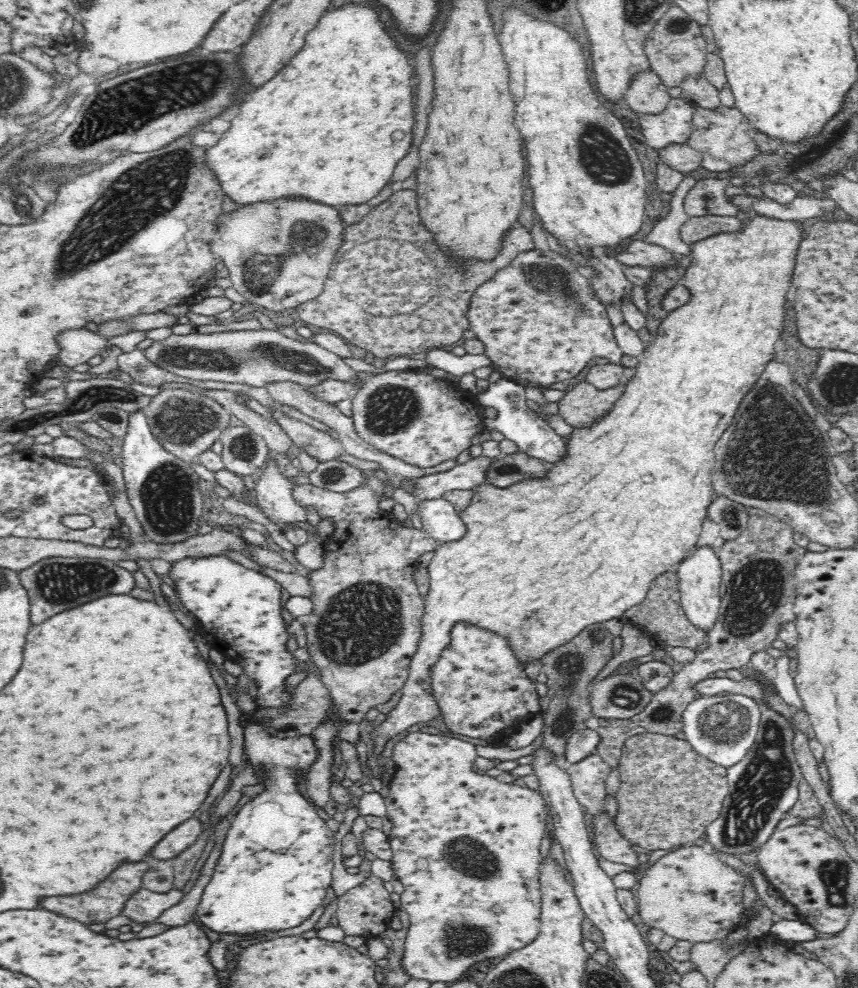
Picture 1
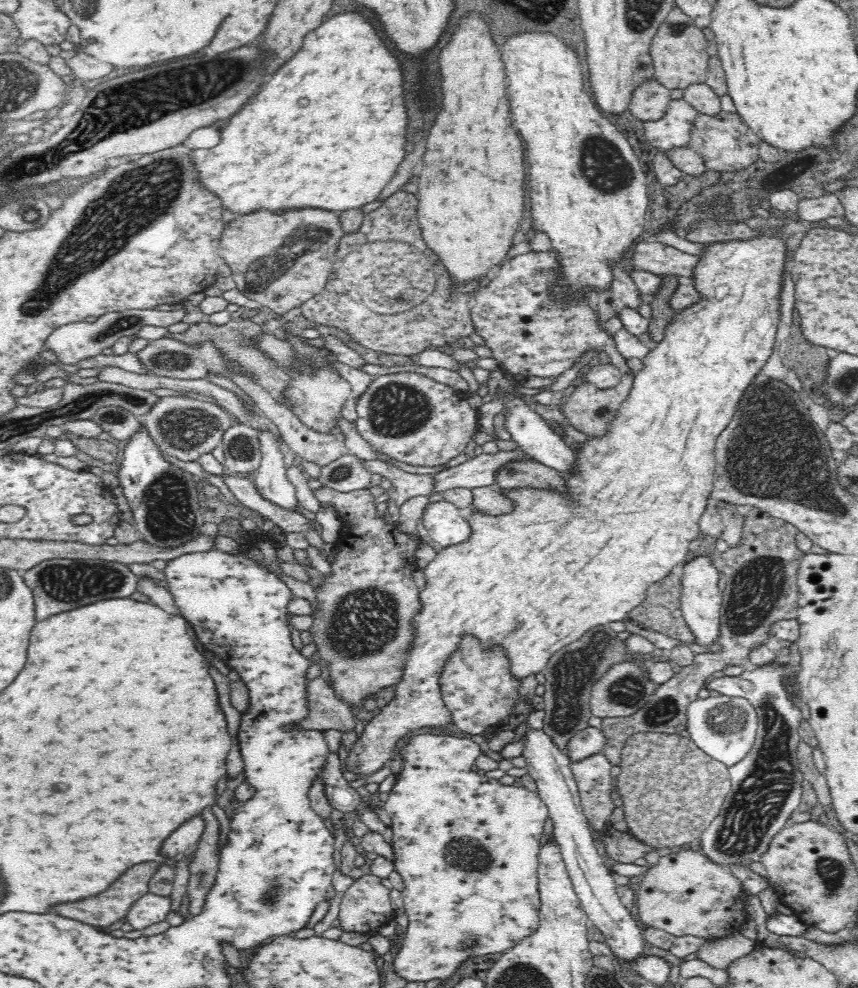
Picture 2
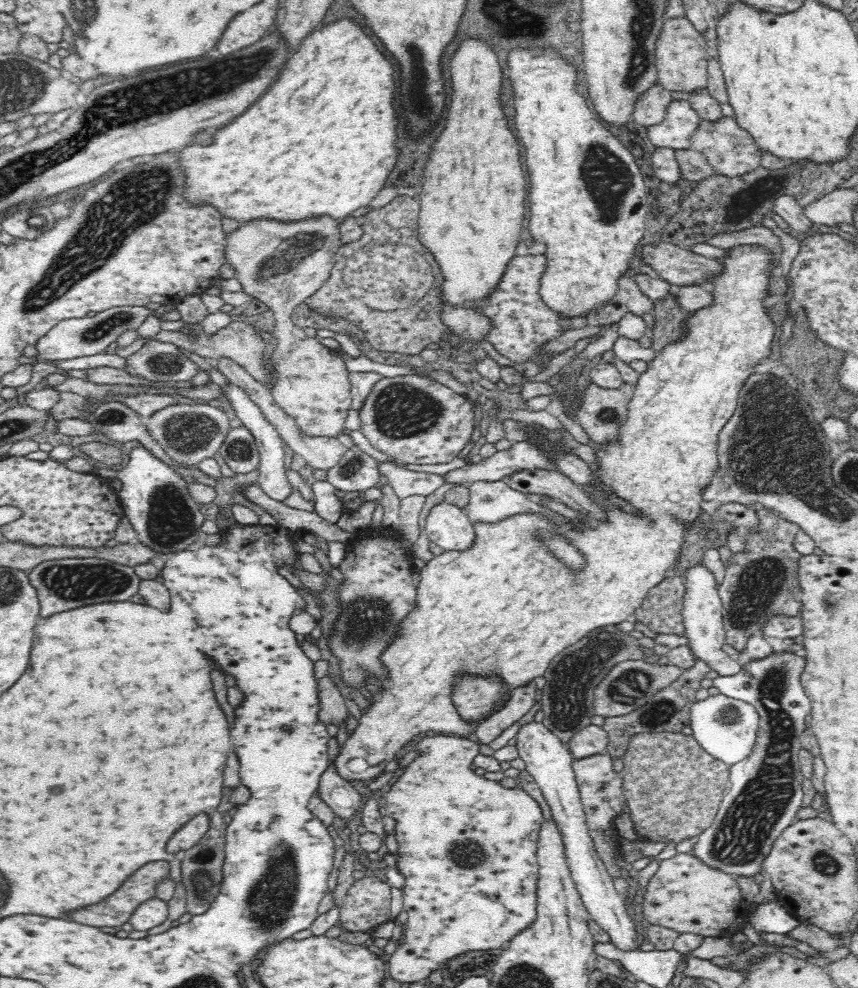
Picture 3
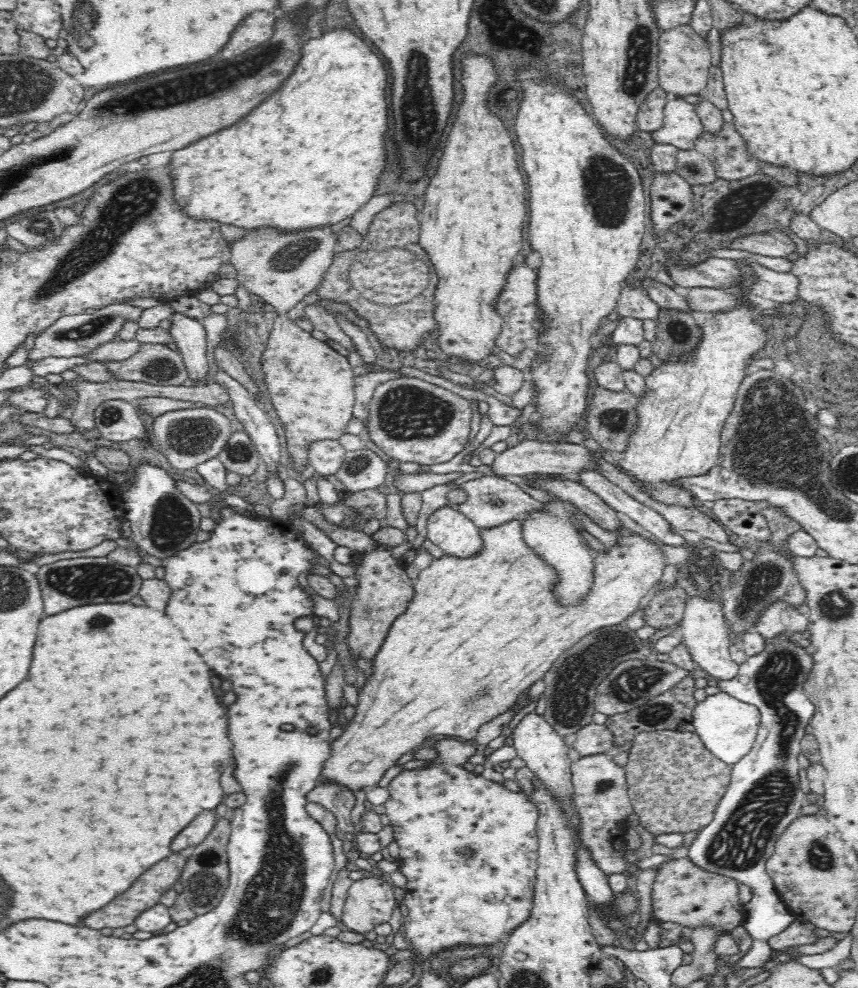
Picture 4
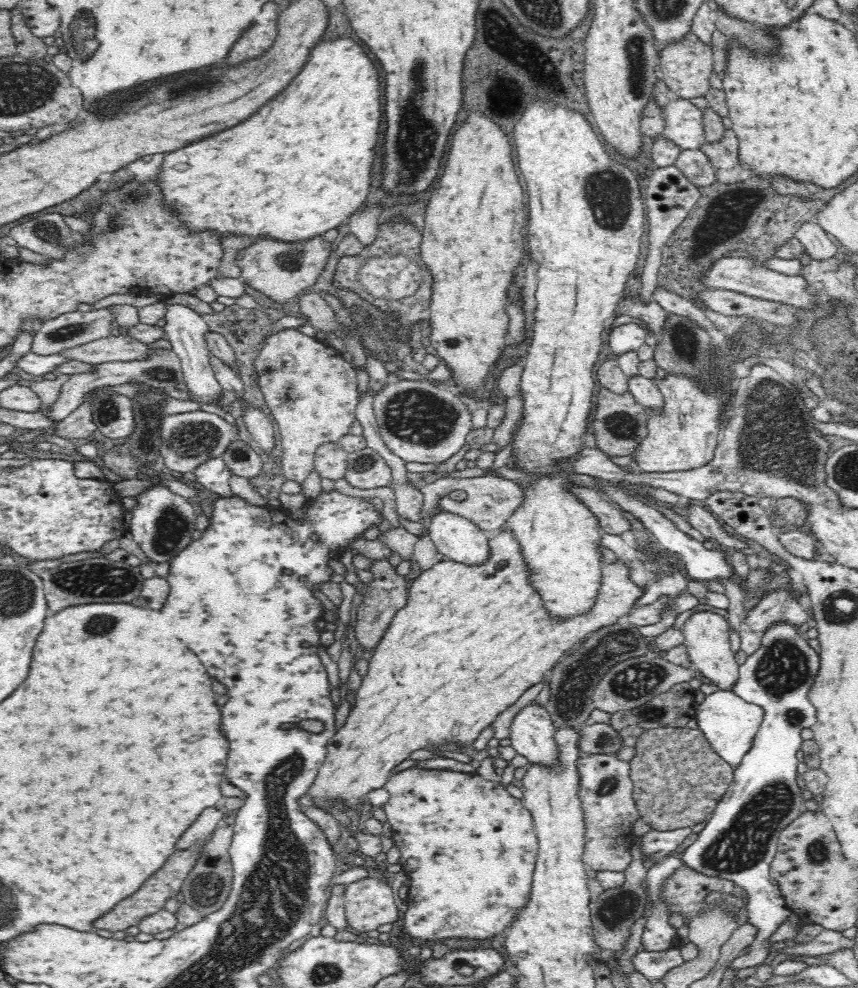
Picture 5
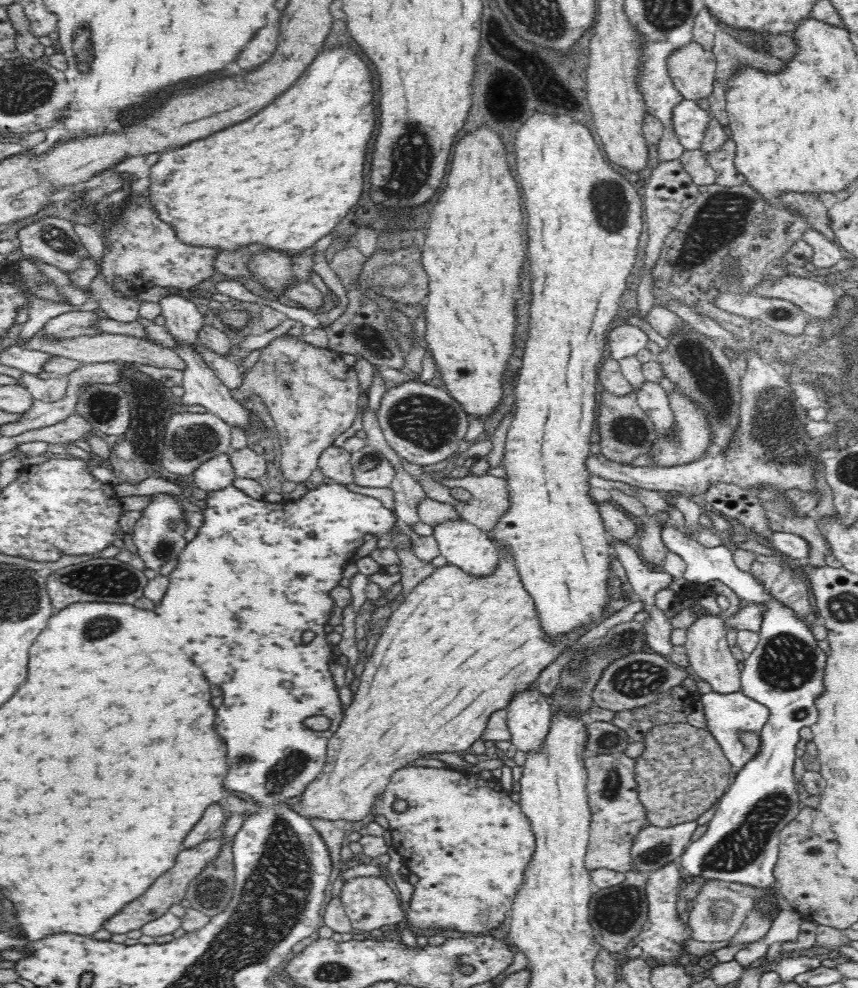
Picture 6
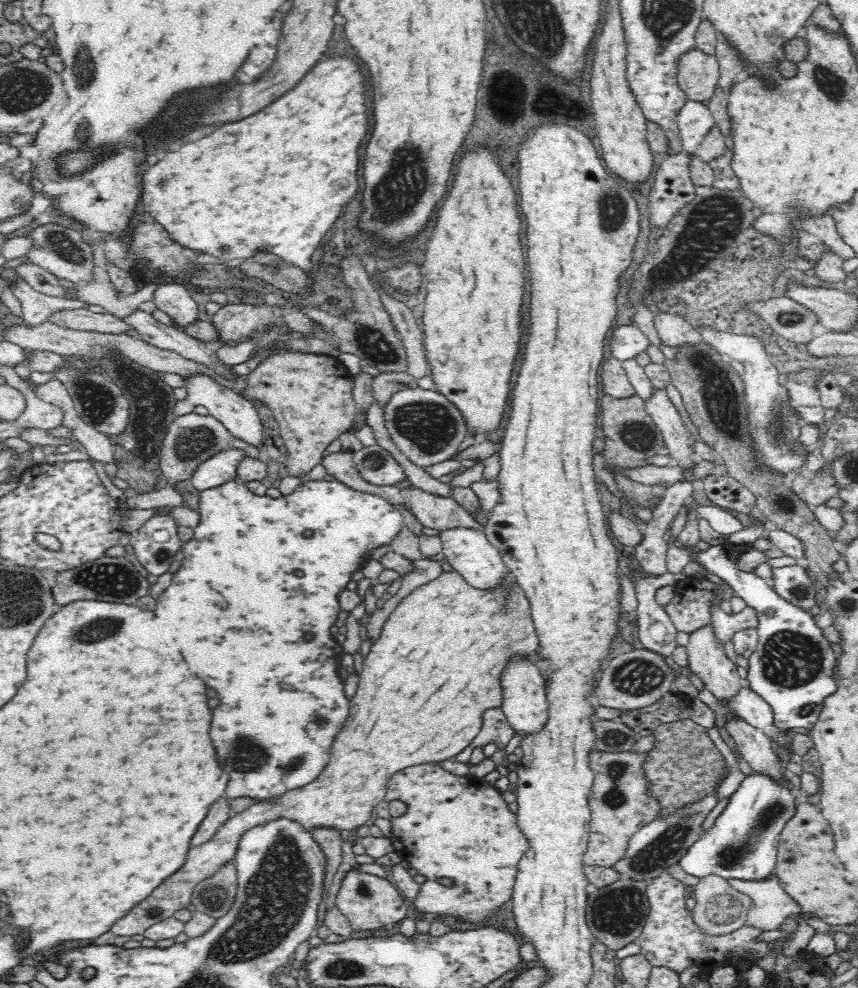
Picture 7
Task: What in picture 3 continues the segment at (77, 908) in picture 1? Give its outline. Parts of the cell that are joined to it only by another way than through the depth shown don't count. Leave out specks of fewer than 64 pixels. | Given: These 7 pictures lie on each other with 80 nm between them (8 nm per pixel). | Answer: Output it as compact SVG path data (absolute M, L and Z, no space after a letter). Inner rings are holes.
M168 862L146 864L140 870L136 870L114 894L110 894L108 898L104 898L104 902L98 902L98 904L74 910L72 914L68 914L68 918L70 918L70 921L74 920L74 922L96 928L102 928L102 926L121 926L125 922L129 922L132 912L136 910L136 906L156 895L156 886L163 879L166 879L168 874L170 874L170 864Z

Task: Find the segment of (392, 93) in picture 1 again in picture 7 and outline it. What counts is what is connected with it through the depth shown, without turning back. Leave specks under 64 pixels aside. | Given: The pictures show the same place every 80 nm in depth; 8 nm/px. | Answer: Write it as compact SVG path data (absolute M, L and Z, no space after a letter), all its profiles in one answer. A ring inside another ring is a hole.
M329 56L320 60L290 92L272 102L272 106L240 122L224 124L204 138L186 142L180 150L166 154L158 164L150 166L144 172L142 212L148 212L152 220L170 232L172 240L186 248L233 264L258 250L267 250L300 267L314 282L310 256L341 215L346 202L360 188L358 150L366 134L366 78L354 60Z

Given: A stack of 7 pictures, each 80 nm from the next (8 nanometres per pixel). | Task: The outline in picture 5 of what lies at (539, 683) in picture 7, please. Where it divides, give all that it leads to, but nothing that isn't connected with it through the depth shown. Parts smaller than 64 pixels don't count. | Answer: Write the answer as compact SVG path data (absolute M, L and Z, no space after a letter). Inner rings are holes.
M534 702L520 709L520 712L514 717L509 737L514 750L520 756L524 756L530 765L557 769L561 762L559 762L559 746L555 739L556 731L557 728L553 725L548 711Z

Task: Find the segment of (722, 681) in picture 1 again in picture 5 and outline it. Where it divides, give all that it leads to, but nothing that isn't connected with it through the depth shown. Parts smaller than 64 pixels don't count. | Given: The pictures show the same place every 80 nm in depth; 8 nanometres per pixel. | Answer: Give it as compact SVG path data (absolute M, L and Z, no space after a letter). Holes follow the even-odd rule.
M776 624L776 626L772 626L772 628L768 629L762 635L763 637L761 640L760 648L756 650L754 654L748 656L745 662L739 666L738 680L736 680L736 682L734 682L734 686L730 688L730 690L734 694L738 695L738 697L742 698L742 700L758 705L760 708L764 709L764 716L762 718L761 725L759 726L758 732L753 738L753 745L751 746L751 749L743 756L742 762L733 768L733 781L731 782L729 789L724 793L724 796L718 801L716 808L710 815L711 817L706 822L706 827L702 830L702 832L697 834L698 838L696 838L694 844L688 846L688 848L686 848L686 850L684 850L682 853L682 861L683 863L686 863L690 869L696 870L696 872L701 872L706 876L725 878L725 880L736 884L737 888L741 887L744 889L744 891L746 891L746 893L748 893L749 901L746 904L746 923L750 923L752 924L752 927L756 927L756 936L754 936L754 940L752 940L748 946L749 952L746 955L741 955L739 958L736 958L731 962L733 971L740 970L742 968L761 967L762 965L769 962L773 957L769 953L772 945L770 940L771 934L776 934L776 929L778 929L779 926L782 925L790 915L794 915L789 906L786 905L779 887L771 877L769 865L772 863L772 860L776 857L777 854L776 851L779 846L779 833L784 831L784 828L787 828L794 820L796 820L796 818L799 818L802 811L804 810L803 804L805 800L802 798L803 790L797 783L797 766L799 762L798 758L796 758L796 754L798 754L798 750L800 750L800 744L802 744L803 741L802 737L800 737L800 732L802 732L804 728L811 728L815 724L817 716L816 707L808 700L808 690L810 690L813 679L816 678L816 672L818 668L820 668L820 657L818 657L818 653L816 653L814 649L808 645L807 638L800 638L800 634L798 634L796 628L792 624Z

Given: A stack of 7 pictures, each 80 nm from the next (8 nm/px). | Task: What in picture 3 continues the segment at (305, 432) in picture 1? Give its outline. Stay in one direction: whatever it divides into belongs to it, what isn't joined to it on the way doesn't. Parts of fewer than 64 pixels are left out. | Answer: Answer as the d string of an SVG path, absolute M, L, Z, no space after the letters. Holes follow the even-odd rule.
M221 356L214 363L218 371L227 377L230 383L234 383L248 394L251 400L260 408L262 415L274 425L274 428L278 431L278 434L284 443L291 448L294 453L302 456L308 466L318 468L318 470L330 470L330 468L332 468L332 466L334 466L334 464L346 454L346 451L349 450L342 442L340 442L340 440L336 439L336 437L308 436L307 434L304 434L302 430L300 430L298 424L296 424L296 420L286 414L286 412L278 406L278 403L274 401L271 390L250 377L250 374L248 374L242 366L239 366L230 358L224 358L224 356Z

